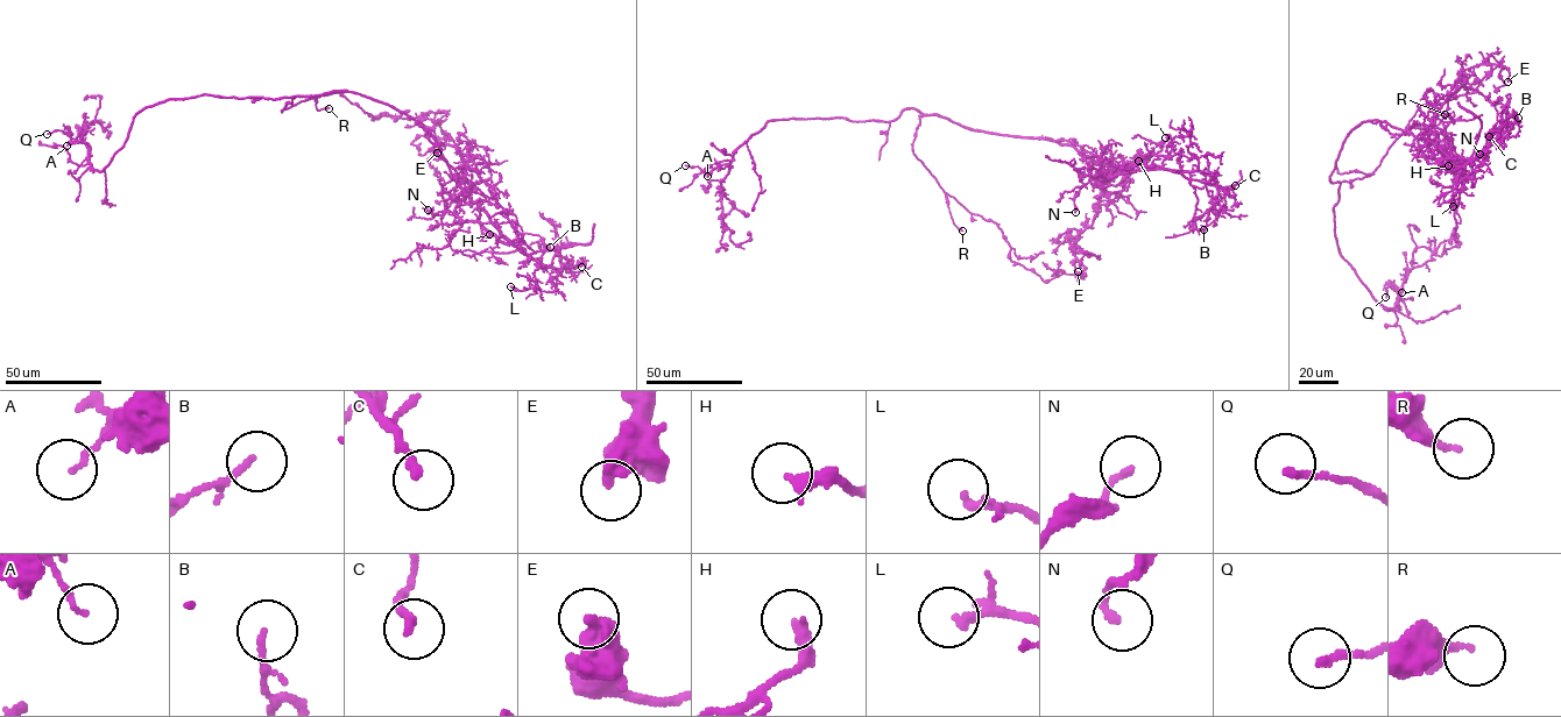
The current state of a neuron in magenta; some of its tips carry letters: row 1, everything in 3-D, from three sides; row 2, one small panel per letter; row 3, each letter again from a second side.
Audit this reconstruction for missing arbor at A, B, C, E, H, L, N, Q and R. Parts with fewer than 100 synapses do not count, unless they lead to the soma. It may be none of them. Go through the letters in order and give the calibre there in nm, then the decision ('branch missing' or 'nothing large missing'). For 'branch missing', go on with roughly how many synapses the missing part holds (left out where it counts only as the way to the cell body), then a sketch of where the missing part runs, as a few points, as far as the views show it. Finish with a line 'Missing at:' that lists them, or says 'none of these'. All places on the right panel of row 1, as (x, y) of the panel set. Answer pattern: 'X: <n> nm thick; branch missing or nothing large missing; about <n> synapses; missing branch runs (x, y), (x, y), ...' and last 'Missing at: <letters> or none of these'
A: 120 nm thick; nothing large missing
B: 90 nm thick; nothing large missing
C: 200 nm thick; nothing large missing
E: 440 nm thick; nothing large missing
H: 320 nm thick; nothing large missing
L: 200 nm thick; nothing large missing
N: 170 nm thick; nothing large missing
Q: 180 nm thick; nothing large missing
R: 190 nm thick; nothing large missing
Missing at: none of these

